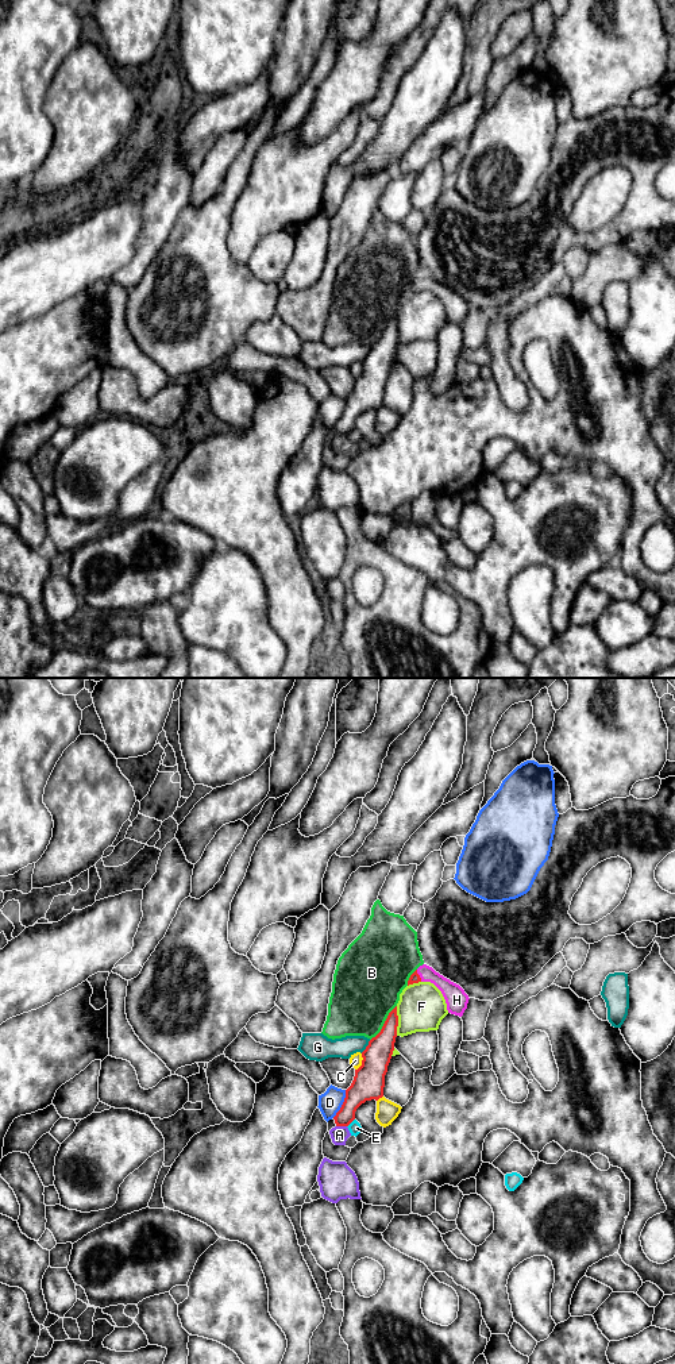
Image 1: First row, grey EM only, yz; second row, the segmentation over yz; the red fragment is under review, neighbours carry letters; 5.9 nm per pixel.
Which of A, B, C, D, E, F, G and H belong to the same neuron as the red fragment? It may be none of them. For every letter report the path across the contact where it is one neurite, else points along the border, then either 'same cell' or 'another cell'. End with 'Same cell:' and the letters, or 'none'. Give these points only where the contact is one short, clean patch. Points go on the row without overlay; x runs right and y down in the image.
A: another cell
B: another cell
C: another cell
D: another cell
E: another cell
F: another cell
G: another cell
H: runs through yz (415, 286), (419, 284), (436, 286), (454, 303); same cell
Same cell: H

